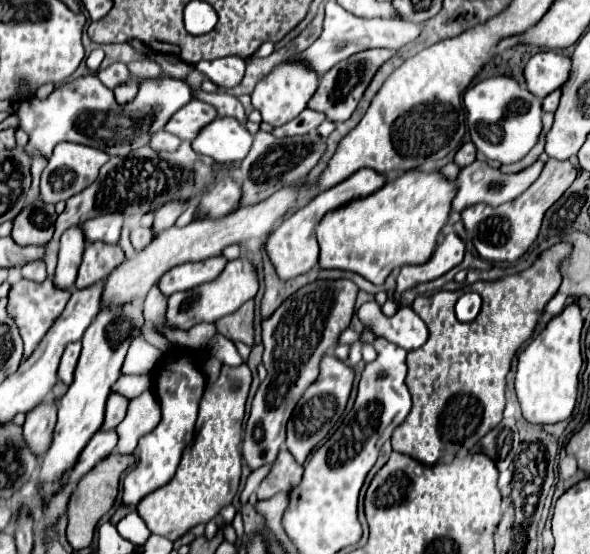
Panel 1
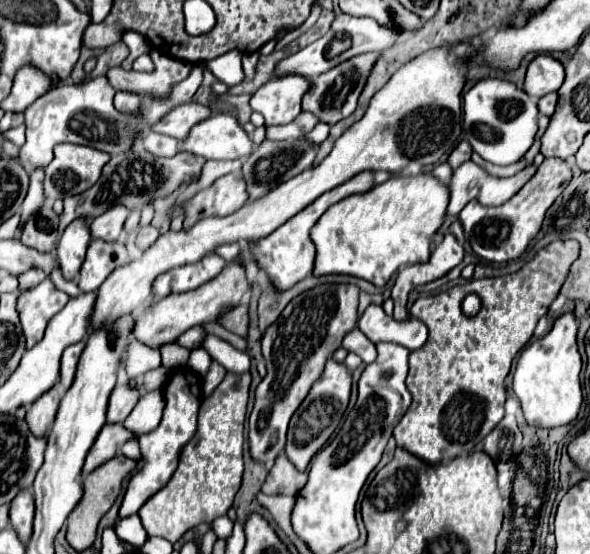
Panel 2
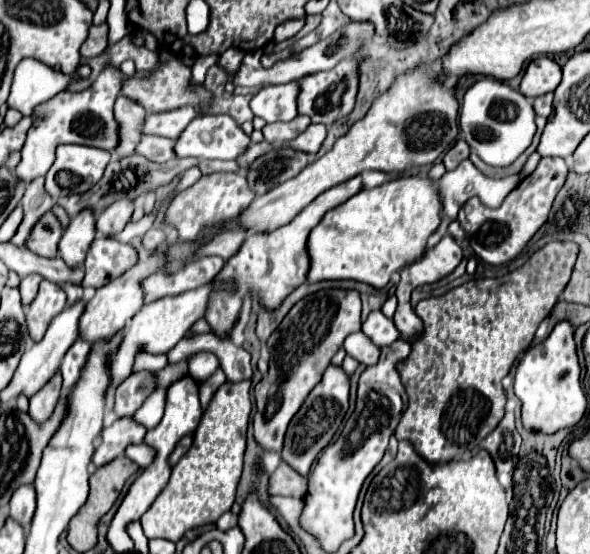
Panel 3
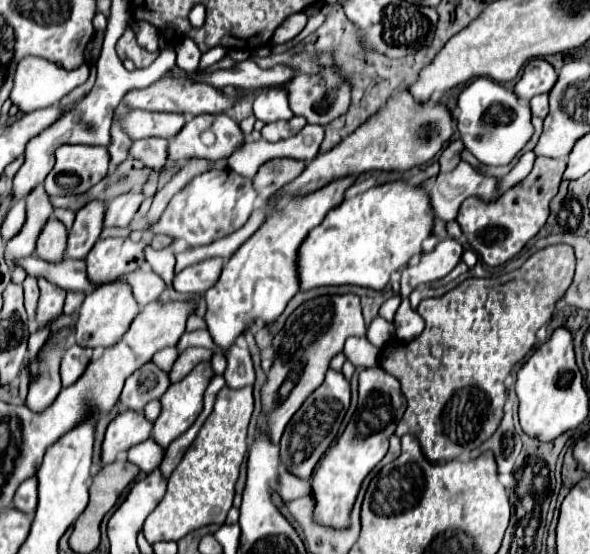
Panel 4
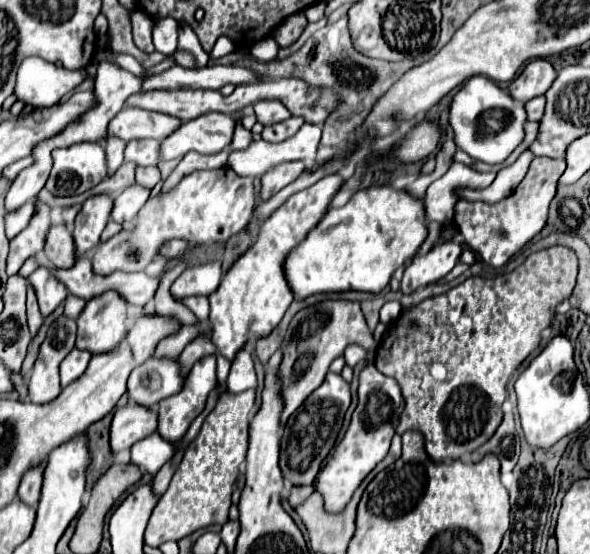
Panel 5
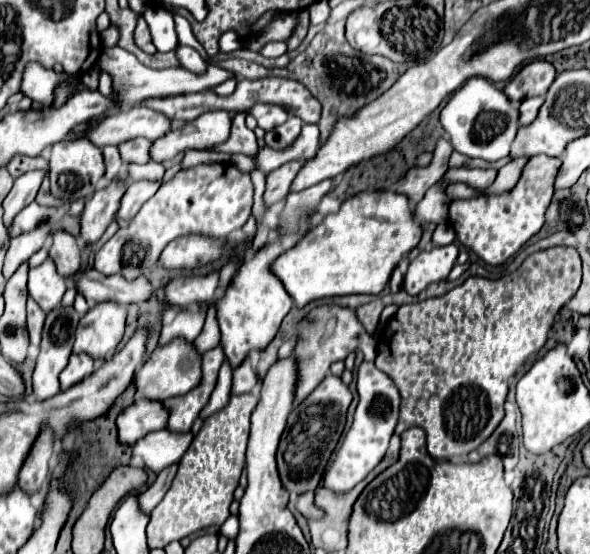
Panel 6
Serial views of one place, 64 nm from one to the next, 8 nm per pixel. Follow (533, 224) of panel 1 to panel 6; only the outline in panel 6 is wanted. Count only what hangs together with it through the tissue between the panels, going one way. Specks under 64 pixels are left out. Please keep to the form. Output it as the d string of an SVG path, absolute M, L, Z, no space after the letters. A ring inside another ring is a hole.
M534 156L522 168L520 180L516 186L502 194L486 194L468 200L452 200L448 208L448 222L452 224L456 238L480 256L486 264L500 266L512 254L520 250L524 242L528 242L544 224L544 212L550 204L554 192L554 178L560 168L560 158L550 156Z

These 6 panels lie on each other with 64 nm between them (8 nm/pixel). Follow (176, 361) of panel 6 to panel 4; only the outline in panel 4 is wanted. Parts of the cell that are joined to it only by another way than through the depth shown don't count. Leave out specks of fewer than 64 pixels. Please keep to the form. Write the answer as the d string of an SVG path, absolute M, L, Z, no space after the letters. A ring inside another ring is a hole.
M146 362L146 366L128 376L120 402L124 408L142 412L150 400L160 400L170 384L170 374L166 370L158 368L154 362Z

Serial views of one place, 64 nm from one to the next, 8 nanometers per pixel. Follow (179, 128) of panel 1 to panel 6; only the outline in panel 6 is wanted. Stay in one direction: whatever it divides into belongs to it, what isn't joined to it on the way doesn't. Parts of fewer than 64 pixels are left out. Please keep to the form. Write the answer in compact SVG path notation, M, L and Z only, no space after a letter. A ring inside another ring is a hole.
M134 106L130 110L114 112L108 118L96 122L90 126L88 122L78 124L72 132L84 134L88 140L92 140L96 146L106 144L120 144L138 136L144 136L148 140L156 140L164 136L170 128L170 120L148 106Z

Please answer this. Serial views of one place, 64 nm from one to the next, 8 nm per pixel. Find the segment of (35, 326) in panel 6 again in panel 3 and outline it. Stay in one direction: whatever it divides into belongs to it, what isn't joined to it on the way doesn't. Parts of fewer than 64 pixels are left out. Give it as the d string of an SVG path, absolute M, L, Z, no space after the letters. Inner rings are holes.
M32 274L32 276L26 276L22 278L20 282L20 294L22 294L22 304L28 306L28 302L34 302L34 296L38 294L38 284L40 284L40 276Z

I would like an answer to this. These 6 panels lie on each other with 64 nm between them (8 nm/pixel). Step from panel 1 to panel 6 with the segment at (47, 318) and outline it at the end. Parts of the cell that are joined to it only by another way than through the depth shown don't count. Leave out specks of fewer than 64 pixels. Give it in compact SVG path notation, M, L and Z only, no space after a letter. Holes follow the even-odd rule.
M50 258L30 270L28 294L38 302L38 306L44 312L50 312L56 304L60 304L64 292L66 292L66 280L58 276L56 266Z

